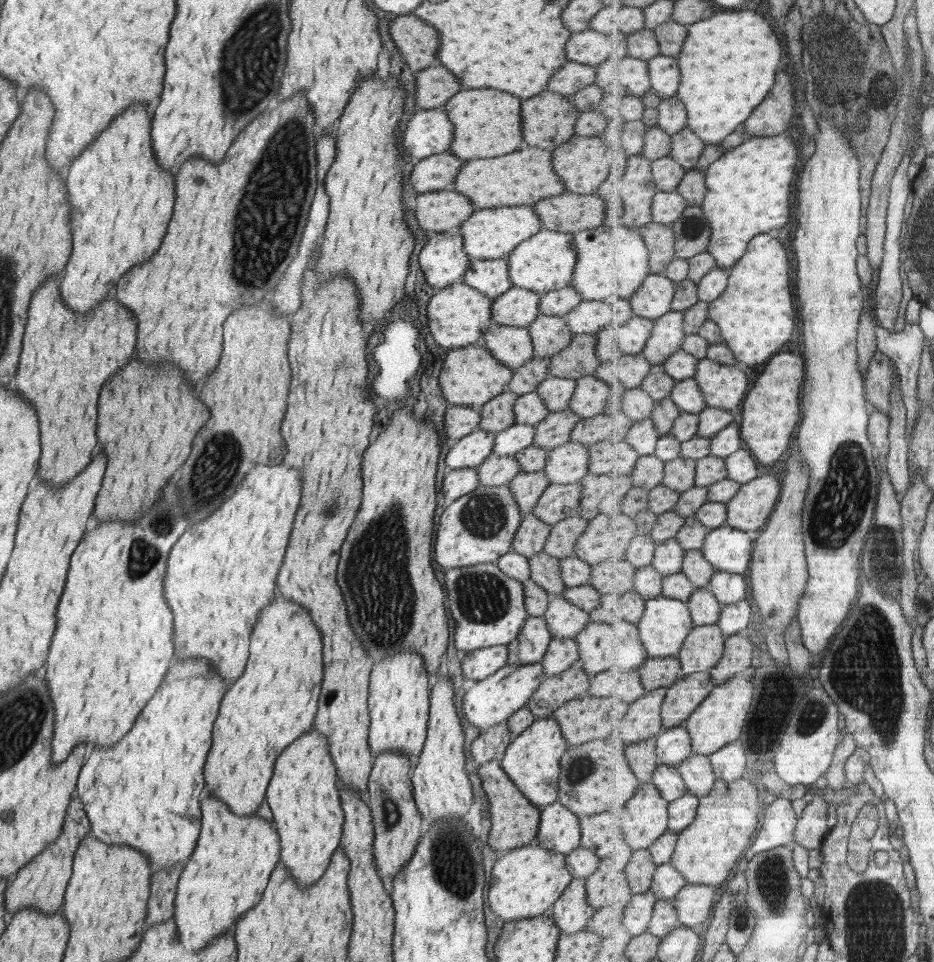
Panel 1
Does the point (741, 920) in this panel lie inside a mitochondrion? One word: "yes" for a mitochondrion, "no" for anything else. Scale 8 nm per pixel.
yes

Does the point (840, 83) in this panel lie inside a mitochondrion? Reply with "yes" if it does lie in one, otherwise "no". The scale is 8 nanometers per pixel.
yes

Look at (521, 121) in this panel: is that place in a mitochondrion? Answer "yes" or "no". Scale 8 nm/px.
no

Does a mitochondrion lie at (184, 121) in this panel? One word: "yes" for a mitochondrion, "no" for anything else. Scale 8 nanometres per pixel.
no

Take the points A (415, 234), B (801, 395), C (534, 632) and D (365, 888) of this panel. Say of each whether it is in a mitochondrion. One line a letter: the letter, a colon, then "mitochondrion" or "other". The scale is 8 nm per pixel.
A: other
B: other
C: other
D: other

